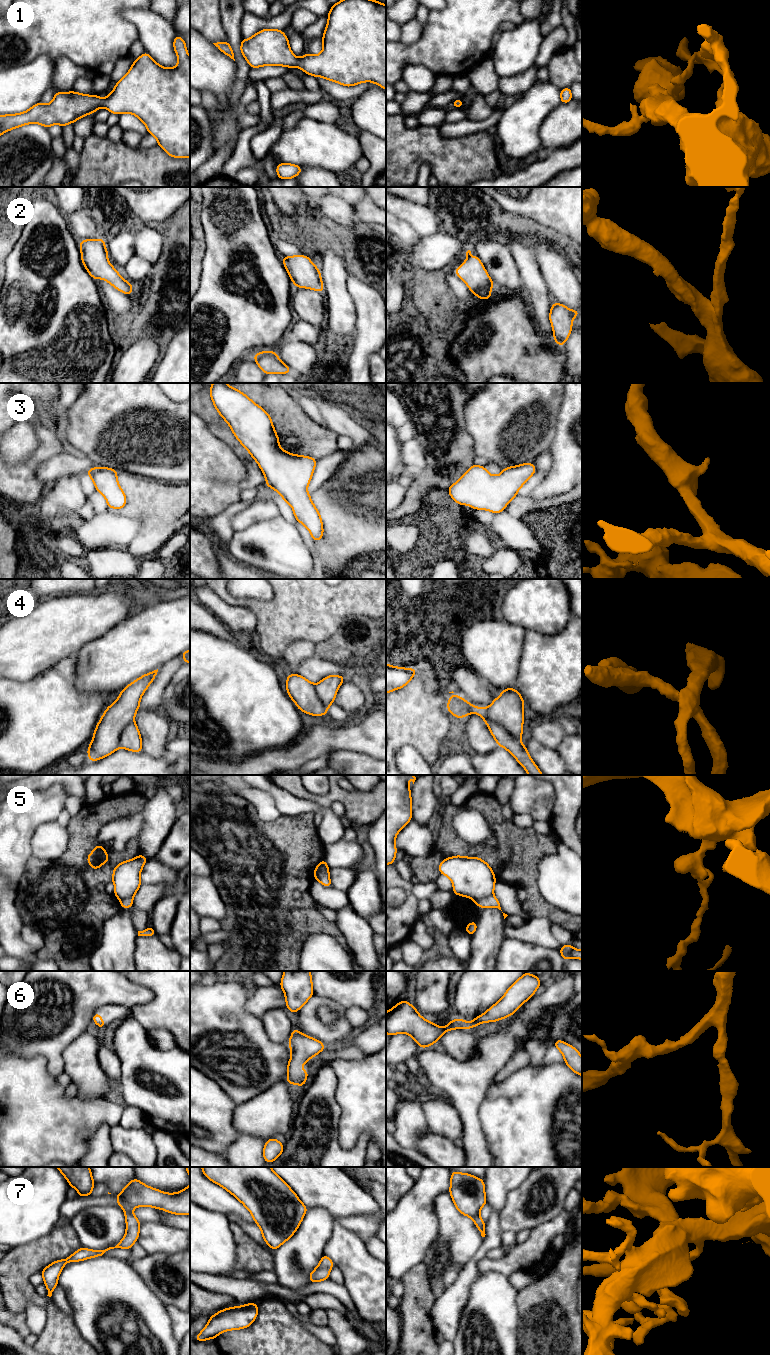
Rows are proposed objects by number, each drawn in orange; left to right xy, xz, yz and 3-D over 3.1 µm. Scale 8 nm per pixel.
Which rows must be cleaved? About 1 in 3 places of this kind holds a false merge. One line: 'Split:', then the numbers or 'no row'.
Split: 5

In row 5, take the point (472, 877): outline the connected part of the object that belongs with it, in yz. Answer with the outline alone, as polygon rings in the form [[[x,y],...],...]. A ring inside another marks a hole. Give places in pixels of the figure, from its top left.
[[[453,856],[439,864],[439,872],[453,883],[454,895],[474,901],[493,894],[496,877],[484,860],[474,857]]]

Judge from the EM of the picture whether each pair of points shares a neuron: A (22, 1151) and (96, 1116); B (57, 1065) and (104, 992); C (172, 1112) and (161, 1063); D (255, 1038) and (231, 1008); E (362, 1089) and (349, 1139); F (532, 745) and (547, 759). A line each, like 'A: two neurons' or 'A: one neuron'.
A: one neuron
B: one neuron
C: one neuron
D: one neuron
E: one neuron
F: one neuron

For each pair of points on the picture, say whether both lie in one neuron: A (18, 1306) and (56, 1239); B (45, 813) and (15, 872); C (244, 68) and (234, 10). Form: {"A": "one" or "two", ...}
{"A": "one", "B": "one", "C": "one"}

